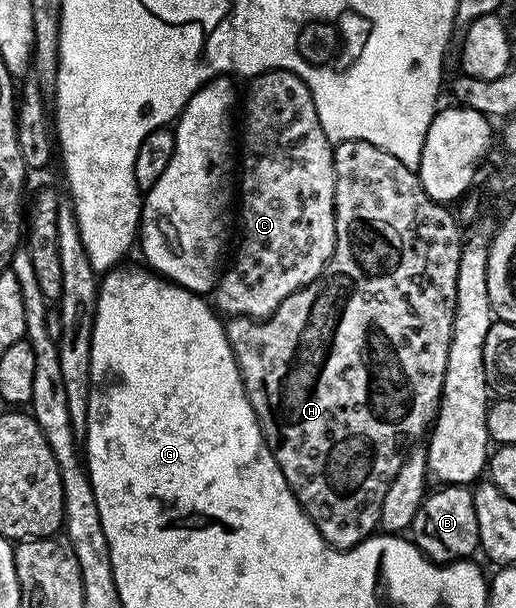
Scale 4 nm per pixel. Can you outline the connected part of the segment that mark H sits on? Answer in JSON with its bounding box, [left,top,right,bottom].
[226,141,462,549]

